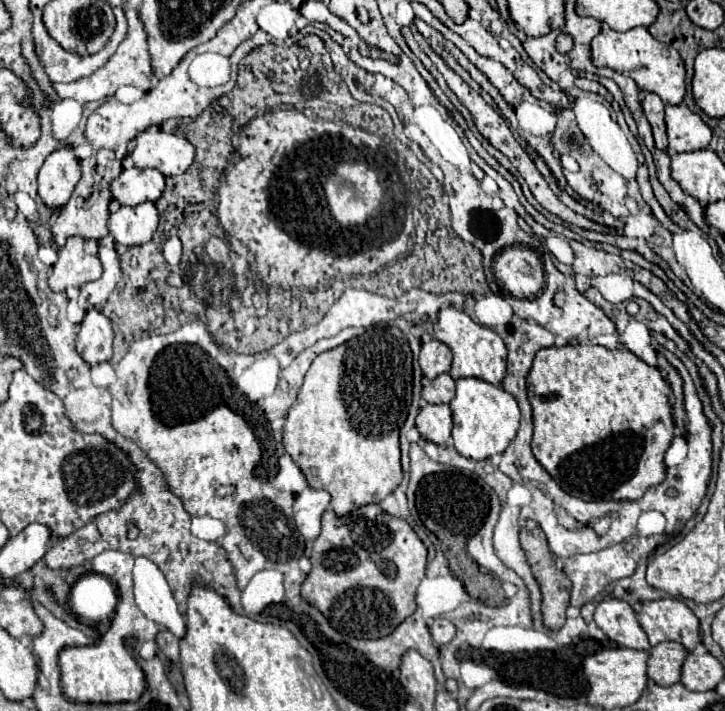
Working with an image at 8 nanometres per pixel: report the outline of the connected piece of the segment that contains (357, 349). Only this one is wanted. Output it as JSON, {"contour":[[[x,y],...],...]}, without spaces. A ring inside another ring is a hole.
{"contour":[[[374,326],[370,330],[366,330],[362,336],[352,338],[350,342],[324,352],[320,356],[314,358],[310,370],[304,376],[304,384],[298,390],[298,400],[296,406],[290,408],[288,416],[286,416],[286,424],[284,424],[284,432],[282,432],[282,444],[286,454],[292,456],[292,460],[298,464],[298,468],[304,472],[306,476],[306,484],[314,490],[326,490],[332,500],[332,508],[336,512],[336,516],[346,516],[348,512],[352,512],[354,508],[366,506],[366,504],[380,504],[388,494],[392,494],[396,490],[396,486],[402,482],[402,468],[400,468],[400,442],[398,442],[398,432],[408,416],[408,408],[410,408],[410,400],[412,400],[412,352],[408,348],[408,340],[406,336],[398,330],[398,328],[382,328],[382,326]]]}

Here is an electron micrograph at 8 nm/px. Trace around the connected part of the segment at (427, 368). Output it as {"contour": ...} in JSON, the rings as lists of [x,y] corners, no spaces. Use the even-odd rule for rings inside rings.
{"contour":[[[428,340],[422,344],[420,368],[428,380],[434,380],[438,374],[450,372],[450,364],[452,364],[452,352],[446,344],[438,340]]]}

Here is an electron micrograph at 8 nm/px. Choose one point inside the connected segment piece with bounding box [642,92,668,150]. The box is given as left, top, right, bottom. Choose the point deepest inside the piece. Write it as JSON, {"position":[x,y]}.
{"position":[653,108]}

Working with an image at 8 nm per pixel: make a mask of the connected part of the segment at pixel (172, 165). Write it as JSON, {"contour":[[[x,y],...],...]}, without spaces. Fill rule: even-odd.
{"contour":[[[162,130],[156,132],[142,132],[134,138],[134,148],[128,154],[138,168],[156,168],[164,176],[178,176],[188,170],[188,166],[194,162],[194,146],[176,134],[166,134]]]}

